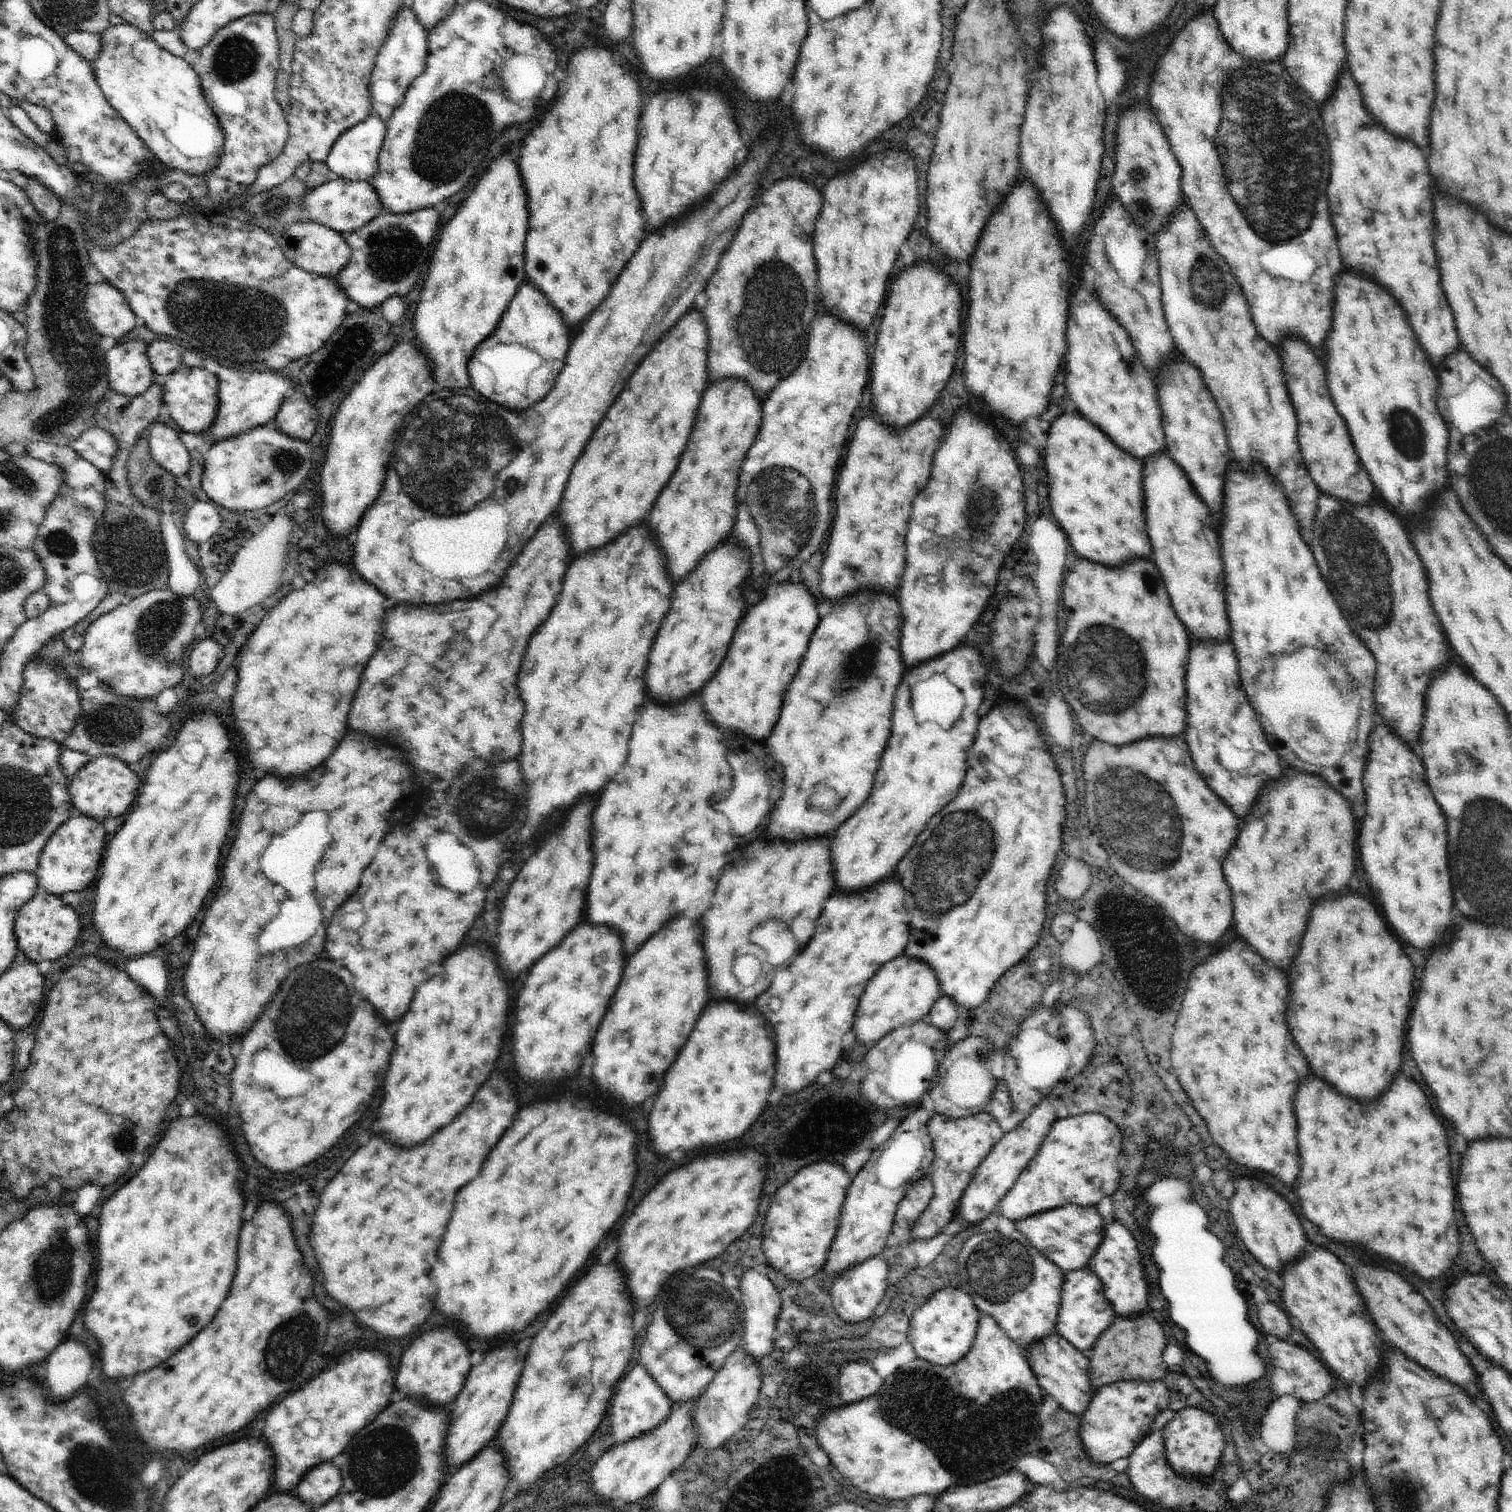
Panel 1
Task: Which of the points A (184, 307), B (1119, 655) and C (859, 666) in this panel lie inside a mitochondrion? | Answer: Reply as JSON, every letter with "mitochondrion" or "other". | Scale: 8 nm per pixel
{"A":"mitochondrion","B":"mitochondrion","C":"mitochondrion"}

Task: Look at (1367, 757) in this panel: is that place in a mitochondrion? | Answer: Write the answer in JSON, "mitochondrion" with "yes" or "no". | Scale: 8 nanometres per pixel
{"mitochondrion":"no"}

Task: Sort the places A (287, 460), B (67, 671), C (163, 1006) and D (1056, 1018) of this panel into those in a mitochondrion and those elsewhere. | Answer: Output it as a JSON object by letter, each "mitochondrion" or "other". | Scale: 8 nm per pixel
{"A":"mitochondrion","B":"other","C":"other","D":"mitochondrion"}

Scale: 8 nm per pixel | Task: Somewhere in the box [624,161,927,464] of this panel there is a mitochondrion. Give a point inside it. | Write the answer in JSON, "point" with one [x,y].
{"point":[771,324]}

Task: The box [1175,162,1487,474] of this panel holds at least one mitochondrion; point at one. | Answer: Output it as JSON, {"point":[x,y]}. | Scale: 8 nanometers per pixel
{"point":[1406,429]}

